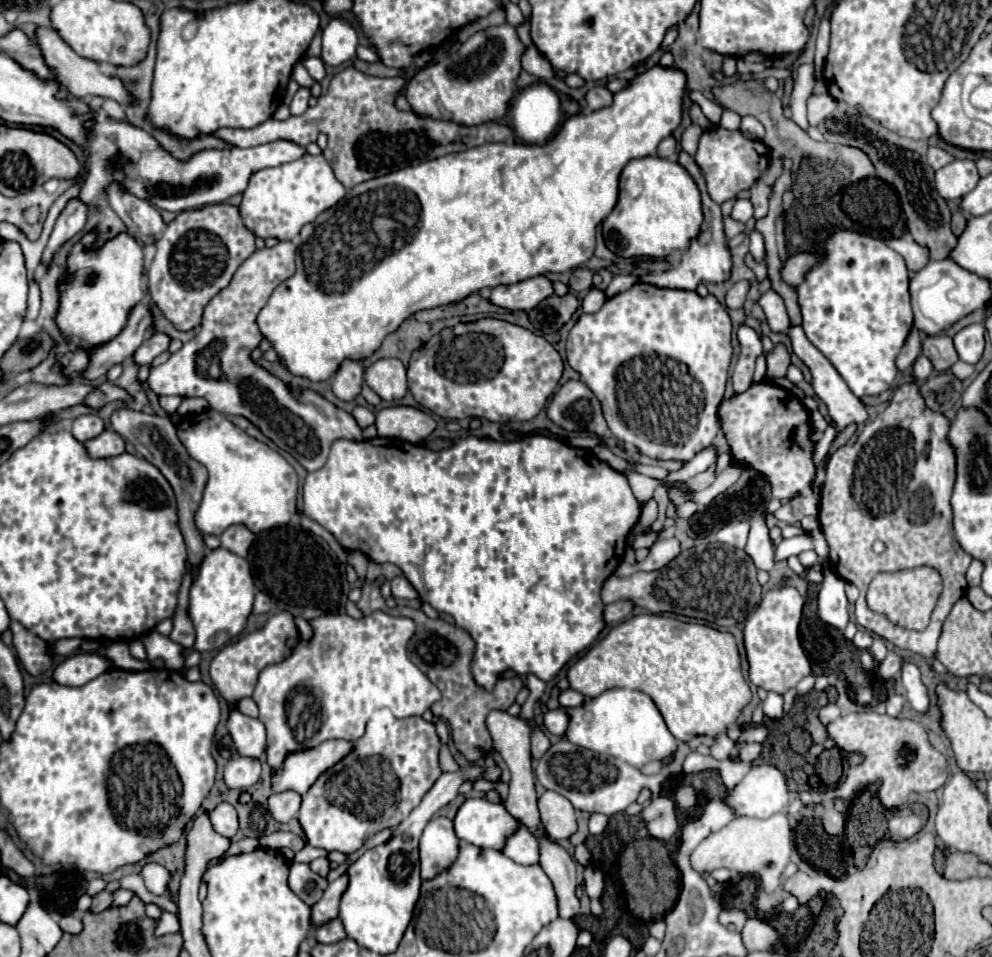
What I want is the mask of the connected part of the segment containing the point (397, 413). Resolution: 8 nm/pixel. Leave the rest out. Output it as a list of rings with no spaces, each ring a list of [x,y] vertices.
[[[403,405],[381,409],[375,417],[375,425],[379,437],[395,437],[409,443],[419,443],[427,439],[437,427],[433,417],[429,417],[421,409]]]

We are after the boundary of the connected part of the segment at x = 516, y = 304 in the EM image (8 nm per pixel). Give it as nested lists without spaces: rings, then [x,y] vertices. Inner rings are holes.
[[[531,277],[513,285],[499,285],[491,291],[489,301],[509,311],[531,311],[543,299],[553,295],[553,285],[547,277]]]

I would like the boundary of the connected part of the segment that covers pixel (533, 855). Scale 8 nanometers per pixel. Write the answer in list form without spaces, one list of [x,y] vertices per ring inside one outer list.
[[[525,827],[517,829],[517,833],[513,833],[513,837],[509,837],[509,841],[505,841],[503,853],[507,857],[511,857],[515,863],[521,863],[521,865],[539,863],[537,841]]]

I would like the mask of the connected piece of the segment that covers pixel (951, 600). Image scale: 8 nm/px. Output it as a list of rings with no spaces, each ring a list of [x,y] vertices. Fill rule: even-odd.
[[[915,381],[897,387],[889,407],[873,423],[865,425],[859,439],[853,445],[839,447],[829,457],[819,503],[821,529],[831,547],[831,569],[859,589],[855,603],[857,625],[921,657],[937,653],[943,621],[967,591],[965,573],[971,563],[969,553],[957,545],[953,533],[949,497],[957,477],[957,455],[947,439],[949,425],[951,421],[943,413],[927,409]],[[845,473],[853,473],[853,481]],[[875,539],[885,543],[883,553],[871,549]],[[921,565],[935,567],[943,577],[943,593],[925,631],[901,627],[867,609],[867,587],[877,573],[895,573]]]

